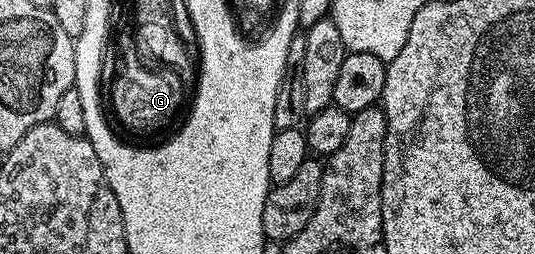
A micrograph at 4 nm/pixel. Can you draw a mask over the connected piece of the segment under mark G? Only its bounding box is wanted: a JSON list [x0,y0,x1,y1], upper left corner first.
[101,44,191,147]

